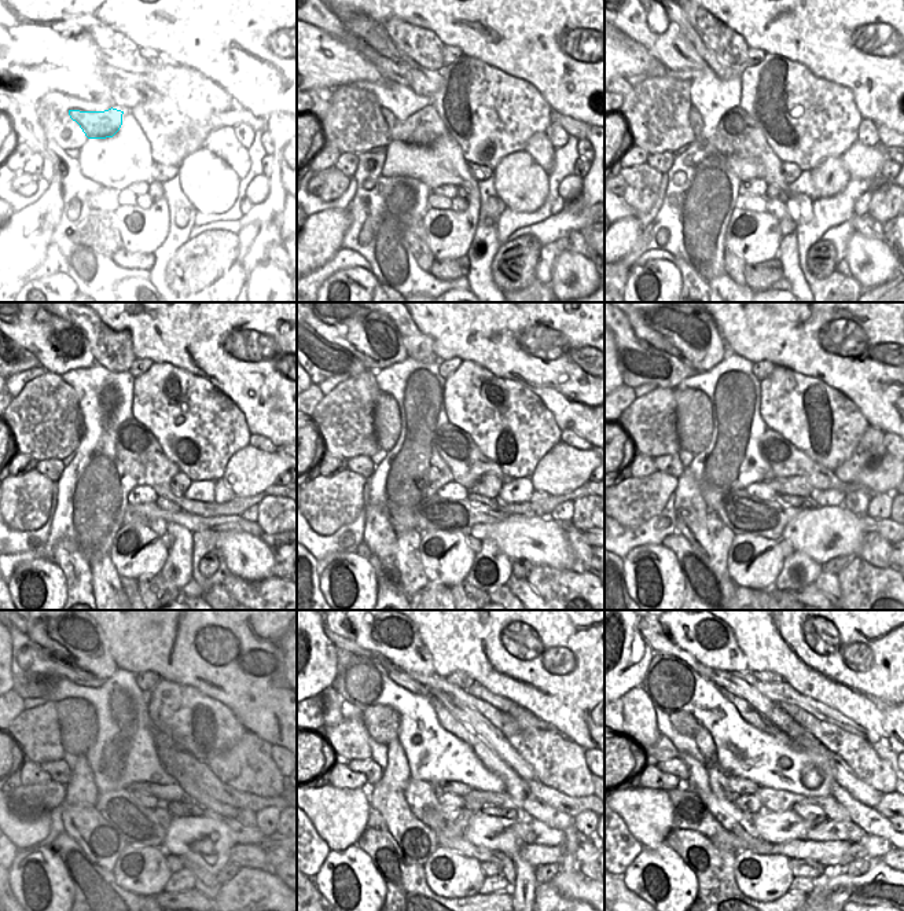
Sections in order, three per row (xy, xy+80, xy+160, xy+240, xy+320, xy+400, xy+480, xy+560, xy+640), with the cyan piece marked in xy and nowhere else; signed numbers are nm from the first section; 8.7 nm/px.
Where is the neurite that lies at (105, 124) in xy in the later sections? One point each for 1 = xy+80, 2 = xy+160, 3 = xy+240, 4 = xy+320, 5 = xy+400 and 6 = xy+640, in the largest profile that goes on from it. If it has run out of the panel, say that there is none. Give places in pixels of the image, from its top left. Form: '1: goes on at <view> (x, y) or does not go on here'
1: goes on at xy+80 (415, 129)
2: goes on at xy+160 (734, 121)
3: goes on at xy+240 (131, 432)
4: goes on at xy+320 (465, 443)
5: goes on at xy+400 (820, 477)
6: goes on at xy+640 (884, 807)

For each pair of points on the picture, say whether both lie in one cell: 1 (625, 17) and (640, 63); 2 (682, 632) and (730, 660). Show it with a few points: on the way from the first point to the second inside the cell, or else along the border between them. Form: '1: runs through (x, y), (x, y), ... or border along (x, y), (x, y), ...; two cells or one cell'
1: border along (618, 29), (640, 43), (658, 61); two cells
2: runs through (691, 642), (697, 642), (706, 651), (717, 651); one cell

